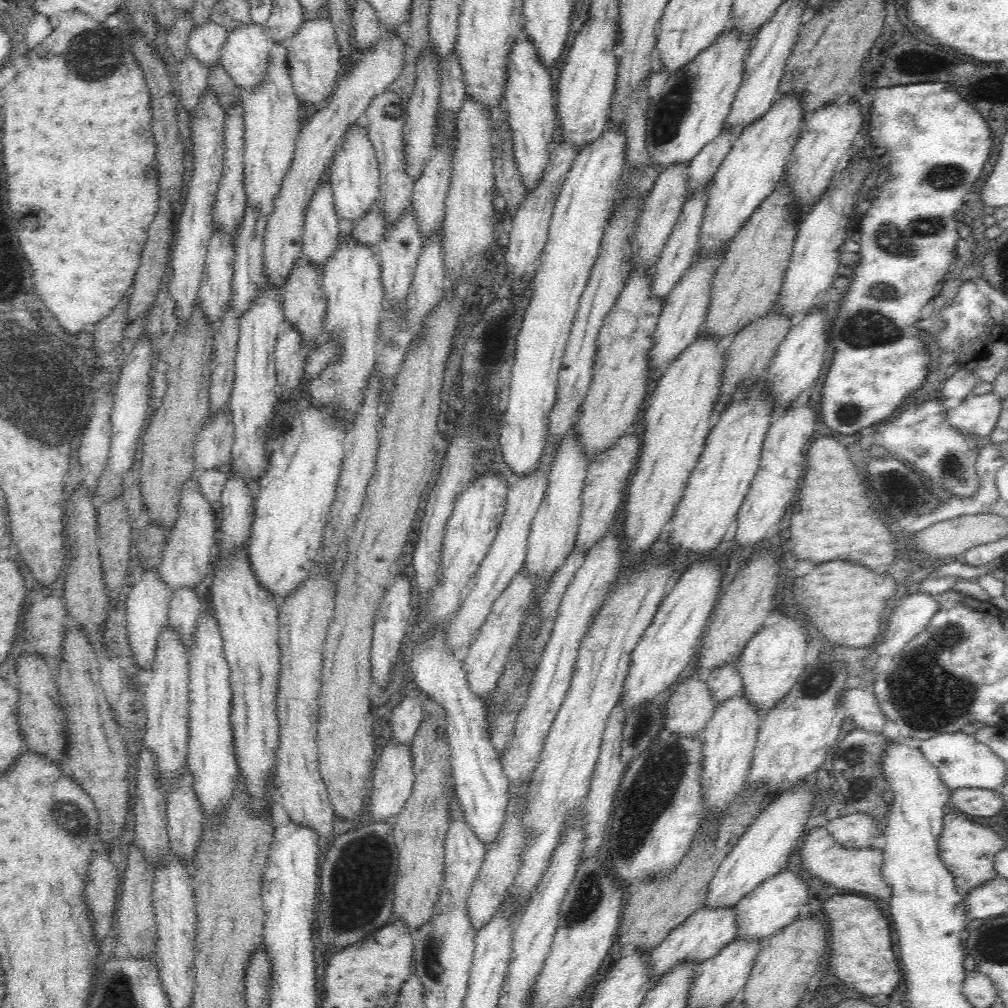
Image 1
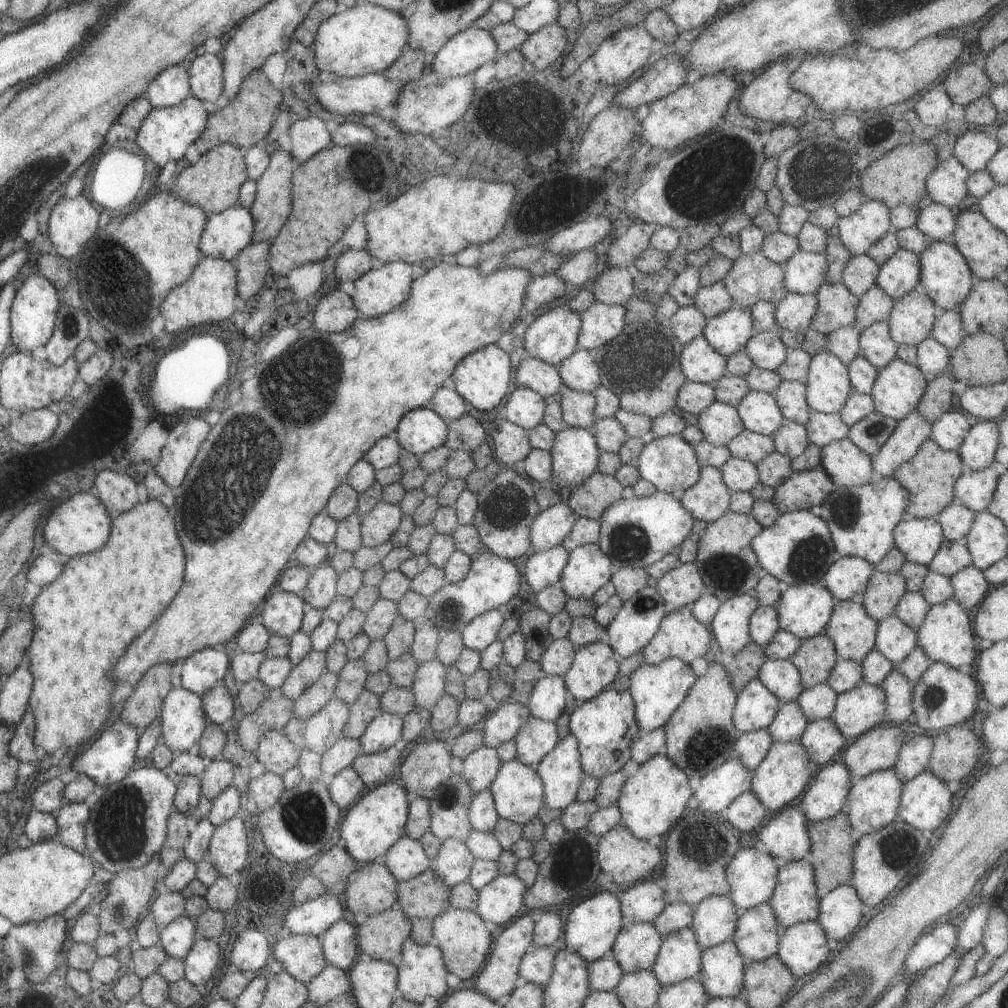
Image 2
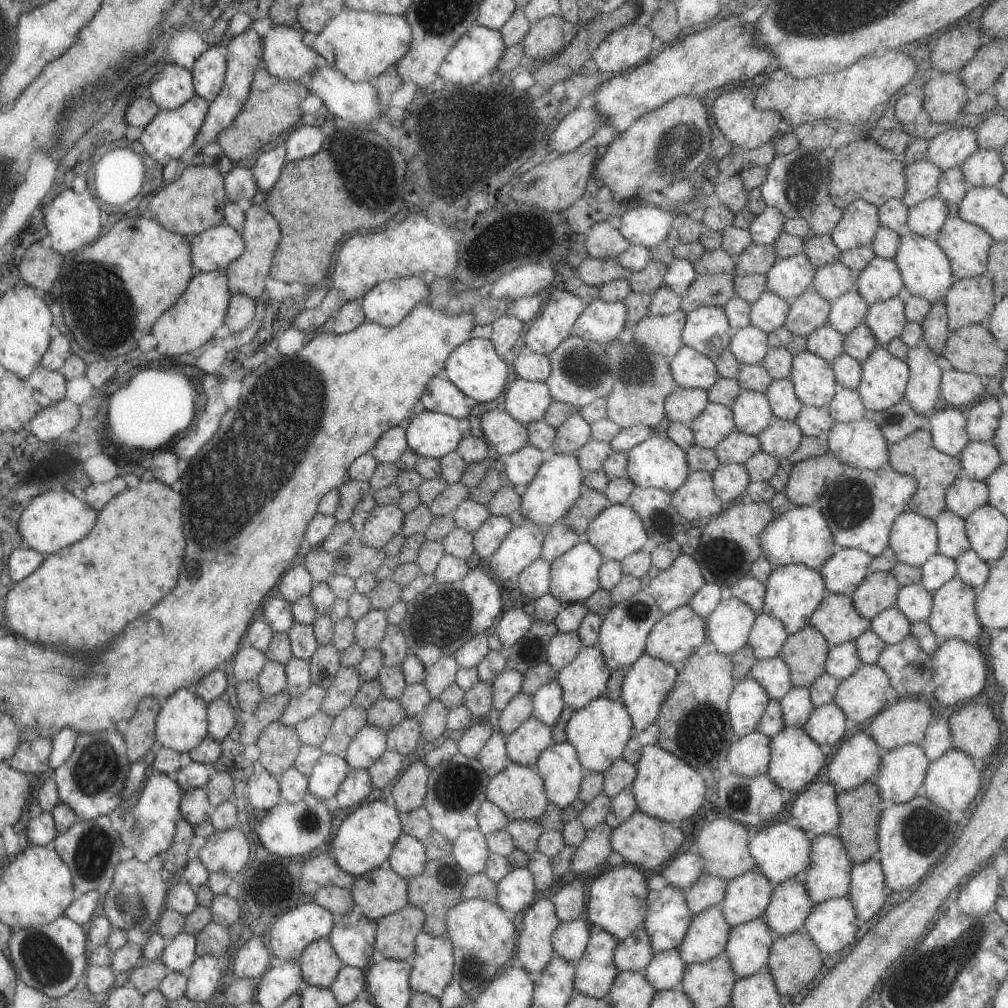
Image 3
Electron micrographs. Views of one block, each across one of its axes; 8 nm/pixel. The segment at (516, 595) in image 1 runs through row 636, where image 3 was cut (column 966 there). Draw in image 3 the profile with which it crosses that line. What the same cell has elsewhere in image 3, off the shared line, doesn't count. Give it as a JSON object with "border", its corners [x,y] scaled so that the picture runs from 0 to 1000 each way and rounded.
{"border":[[[950,472],[937,488],[937,504],[955,515],[966,504],[979,499],[979,495],[977,477]]]}

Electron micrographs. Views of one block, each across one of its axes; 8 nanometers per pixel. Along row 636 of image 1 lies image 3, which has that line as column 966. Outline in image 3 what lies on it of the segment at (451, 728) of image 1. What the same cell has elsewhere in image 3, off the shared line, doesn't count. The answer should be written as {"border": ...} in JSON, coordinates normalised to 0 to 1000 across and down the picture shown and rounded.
{"border":[[[949,404],[927,408],[918,419],[928,446],[949,453],[962,438],[958,430],[957,411]]]}

